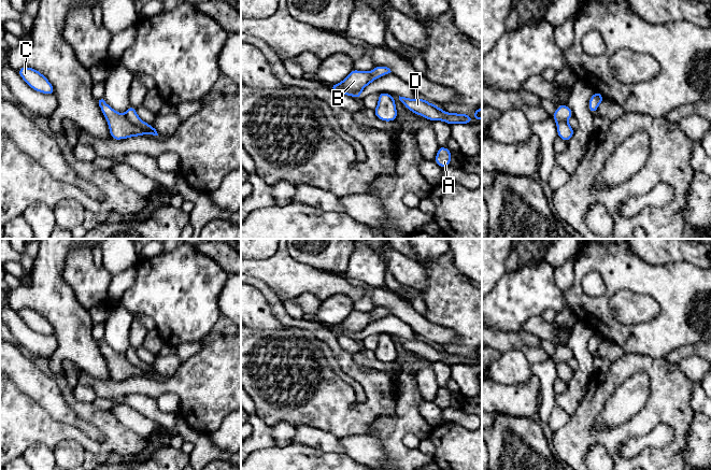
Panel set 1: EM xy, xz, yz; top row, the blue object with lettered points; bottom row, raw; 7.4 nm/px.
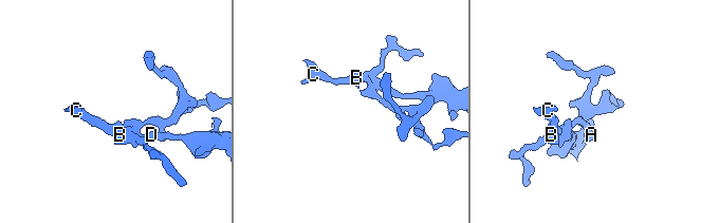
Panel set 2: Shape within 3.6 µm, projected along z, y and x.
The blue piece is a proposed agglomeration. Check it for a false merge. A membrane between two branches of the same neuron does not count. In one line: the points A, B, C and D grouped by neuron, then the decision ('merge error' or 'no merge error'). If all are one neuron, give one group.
A B C D | no merge error

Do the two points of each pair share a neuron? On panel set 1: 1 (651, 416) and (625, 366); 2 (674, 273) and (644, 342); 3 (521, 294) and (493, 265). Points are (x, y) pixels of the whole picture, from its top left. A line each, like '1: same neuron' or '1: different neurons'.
1: same neuron
2: same neuron
3: different neurons

